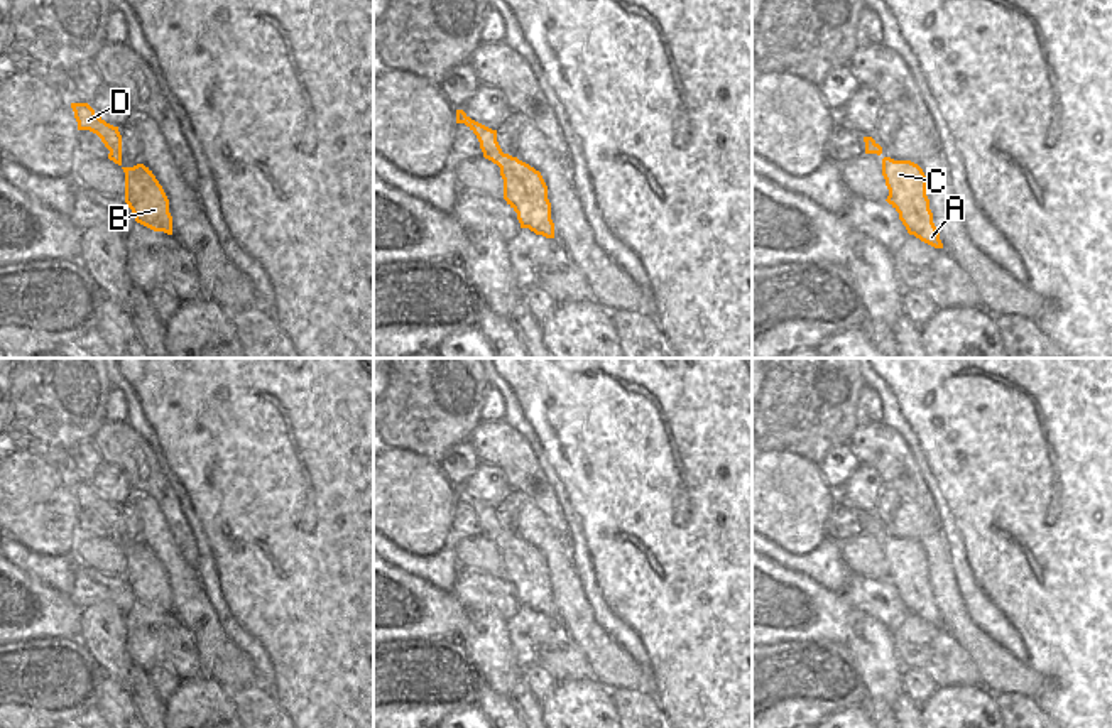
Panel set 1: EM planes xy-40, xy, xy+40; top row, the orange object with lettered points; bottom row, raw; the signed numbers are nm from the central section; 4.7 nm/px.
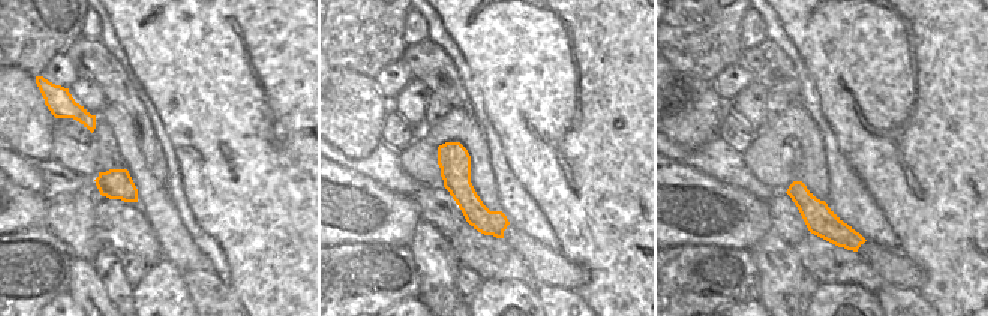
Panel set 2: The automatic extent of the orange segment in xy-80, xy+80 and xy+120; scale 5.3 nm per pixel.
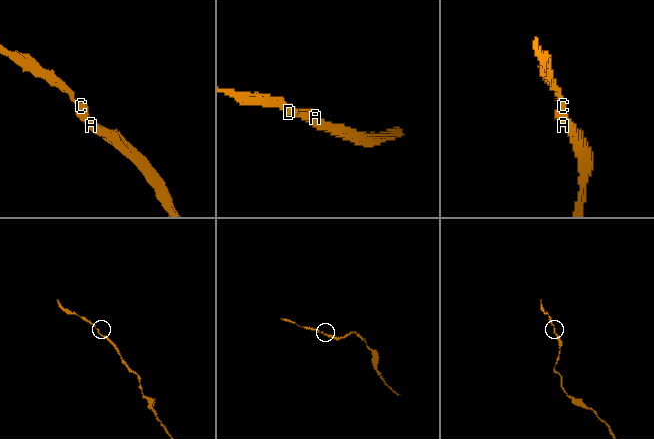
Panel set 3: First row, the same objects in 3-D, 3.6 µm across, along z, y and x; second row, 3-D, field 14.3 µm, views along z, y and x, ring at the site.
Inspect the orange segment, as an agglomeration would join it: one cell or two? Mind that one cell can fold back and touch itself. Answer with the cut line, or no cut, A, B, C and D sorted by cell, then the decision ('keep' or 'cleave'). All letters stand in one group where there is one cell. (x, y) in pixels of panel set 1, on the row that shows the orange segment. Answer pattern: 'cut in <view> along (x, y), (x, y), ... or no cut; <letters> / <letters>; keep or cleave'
no cut; A B C D; keep

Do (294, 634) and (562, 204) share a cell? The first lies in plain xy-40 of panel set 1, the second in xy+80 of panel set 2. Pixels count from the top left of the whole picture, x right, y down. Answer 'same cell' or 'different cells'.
same cell

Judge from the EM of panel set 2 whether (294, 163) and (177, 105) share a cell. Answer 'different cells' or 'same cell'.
same cell

